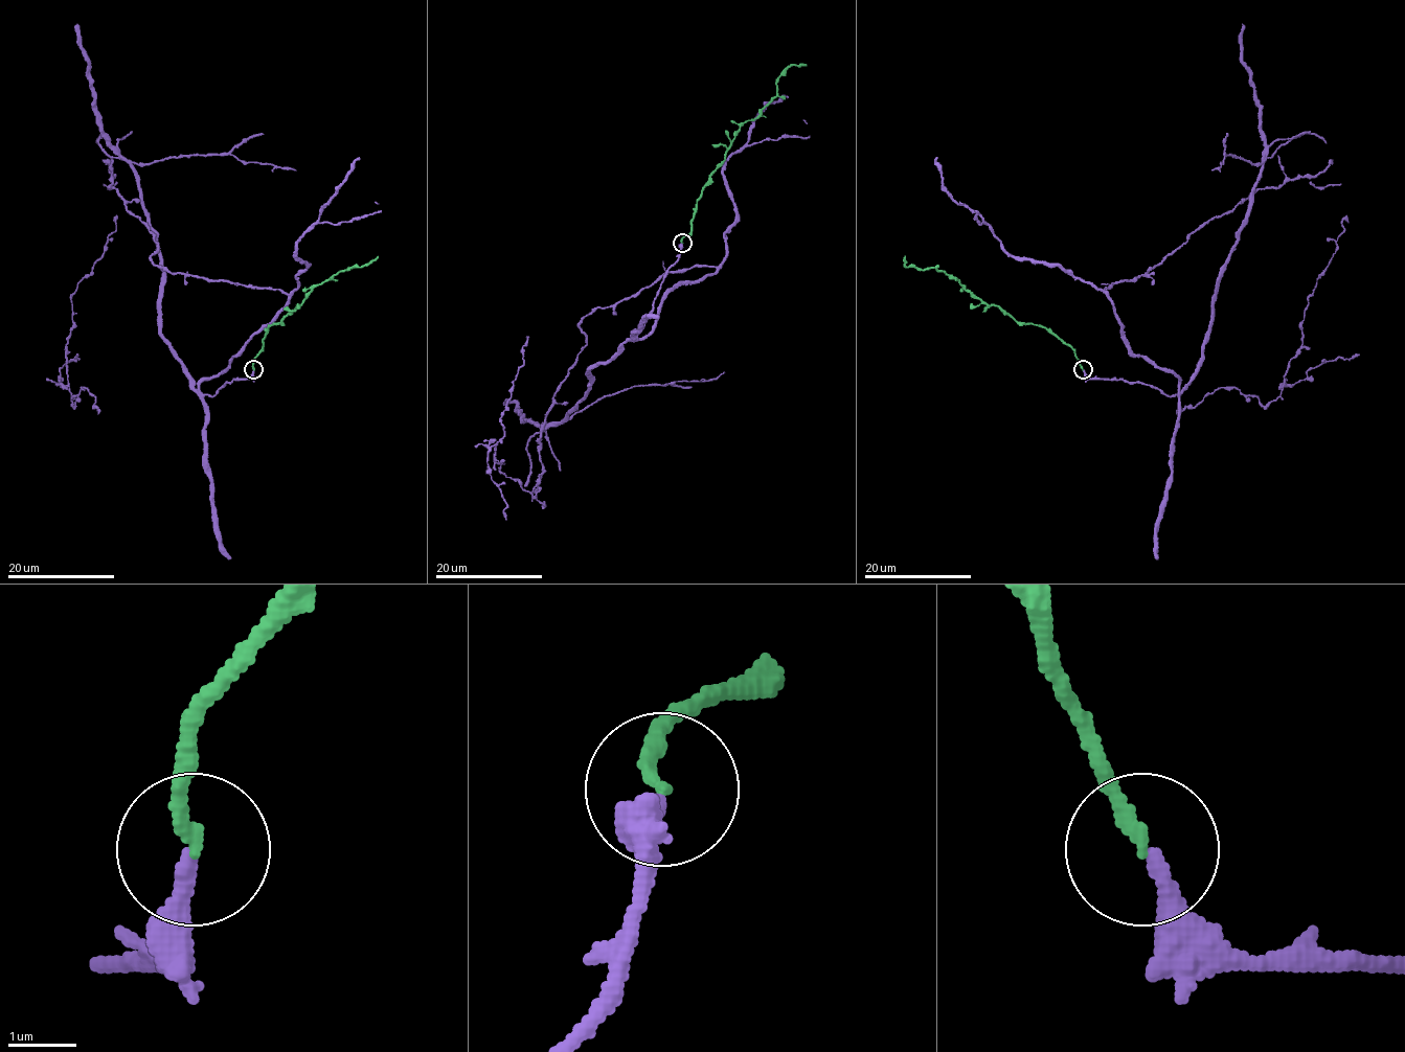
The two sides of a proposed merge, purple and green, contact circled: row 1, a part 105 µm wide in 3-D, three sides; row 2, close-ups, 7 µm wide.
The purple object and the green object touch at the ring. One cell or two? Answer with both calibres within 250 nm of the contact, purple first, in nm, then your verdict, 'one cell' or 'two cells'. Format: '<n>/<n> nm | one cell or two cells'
240/190 nm | one cell

